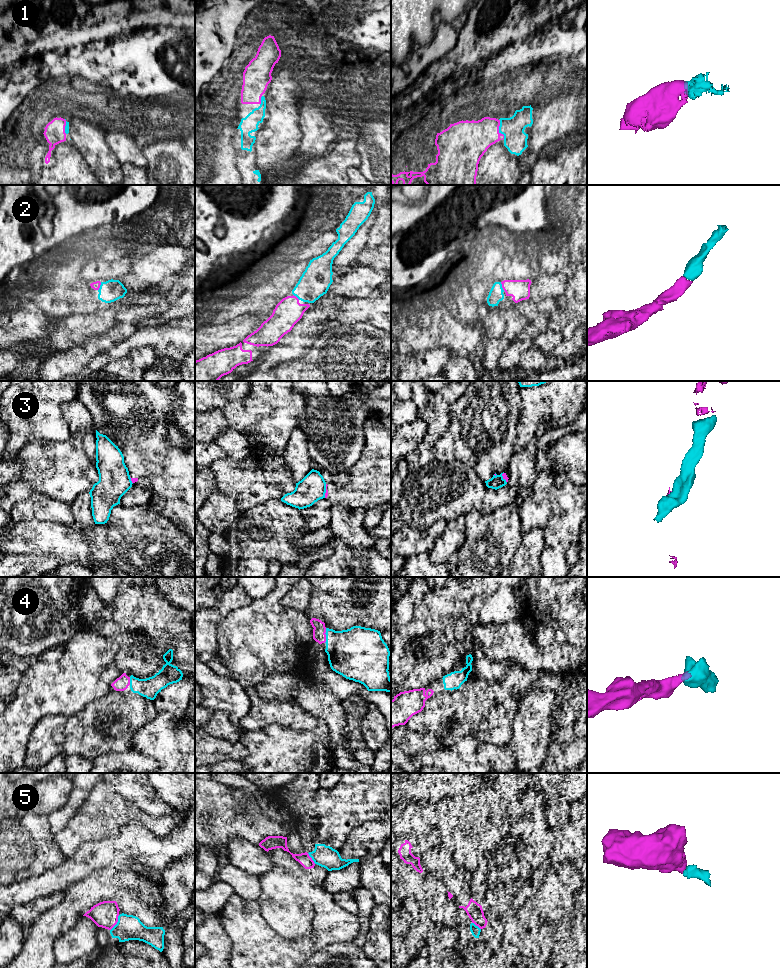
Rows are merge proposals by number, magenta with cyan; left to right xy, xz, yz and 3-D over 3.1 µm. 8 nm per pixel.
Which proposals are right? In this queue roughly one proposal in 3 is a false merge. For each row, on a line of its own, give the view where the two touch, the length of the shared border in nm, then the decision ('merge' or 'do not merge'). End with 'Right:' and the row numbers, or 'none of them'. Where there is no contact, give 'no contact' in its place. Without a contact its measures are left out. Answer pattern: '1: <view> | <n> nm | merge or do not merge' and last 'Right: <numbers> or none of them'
1: yz | 170 nm | merge
2: yz | 80 nm | merge
3: xz | 110 nm | do not merge
4: xz | 120 nm | merge
5: xy | 150 nm | merge
Right: 1, 2, 4, 5

